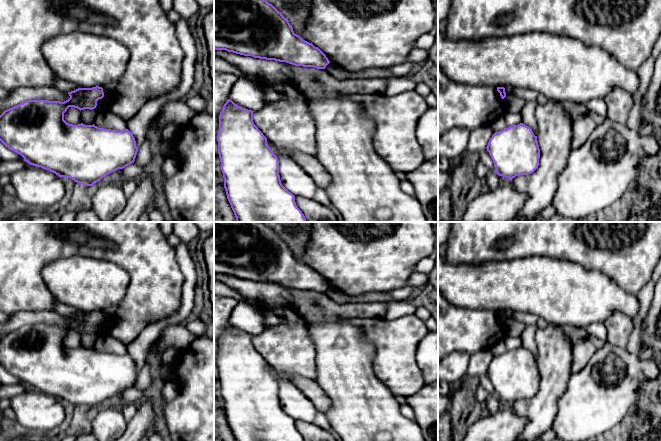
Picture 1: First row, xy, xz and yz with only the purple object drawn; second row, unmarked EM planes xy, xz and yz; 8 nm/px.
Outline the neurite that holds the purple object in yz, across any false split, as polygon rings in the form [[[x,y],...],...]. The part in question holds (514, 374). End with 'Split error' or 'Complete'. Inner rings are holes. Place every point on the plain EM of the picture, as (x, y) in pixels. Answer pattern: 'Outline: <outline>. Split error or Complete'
Outline: [[[523,347],[495,356],[486,373],[493,384],[495,396],[509,404],[531,398],[539,390],[537,360]]]. Complete

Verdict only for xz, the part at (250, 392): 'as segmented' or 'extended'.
as segmented

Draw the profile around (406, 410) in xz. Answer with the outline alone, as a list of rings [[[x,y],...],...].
[[[403,402],[401,404],[400,411],[404,417],[406,417],[410,420],[415,420],[415,413],[414,413],[413,409],[405,402]]]

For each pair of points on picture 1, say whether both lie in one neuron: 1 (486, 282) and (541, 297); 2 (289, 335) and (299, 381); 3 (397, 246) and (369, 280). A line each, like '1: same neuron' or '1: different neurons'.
1: same neuron
2: different neurons
3: same neuron

